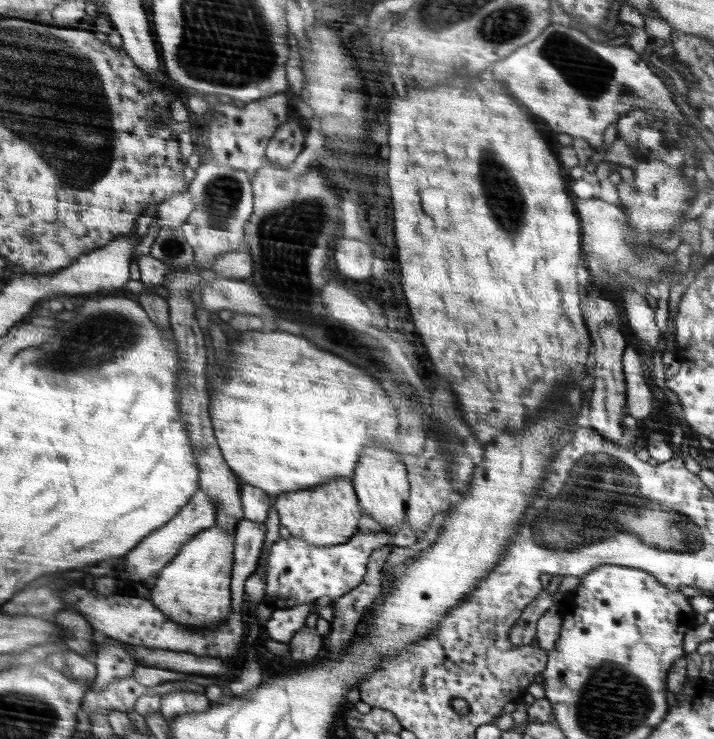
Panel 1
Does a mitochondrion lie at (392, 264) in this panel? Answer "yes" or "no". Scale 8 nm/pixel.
no

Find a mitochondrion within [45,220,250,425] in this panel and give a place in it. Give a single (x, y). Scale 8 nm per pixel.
(171, 247)

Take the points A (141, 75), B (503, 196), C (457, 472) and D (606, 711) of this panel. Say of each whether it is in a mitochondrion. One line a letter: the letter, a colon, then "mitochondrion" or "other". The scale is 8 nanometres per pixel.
A: other
B: mitochondrion
C: mitochondrion
D: mitochondrion

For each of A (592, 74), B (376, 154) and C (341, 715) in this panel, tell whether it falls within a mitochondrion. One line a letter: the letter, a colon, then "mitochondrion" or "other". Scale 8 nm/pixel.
A: mitochondrion
B: other
C: other

